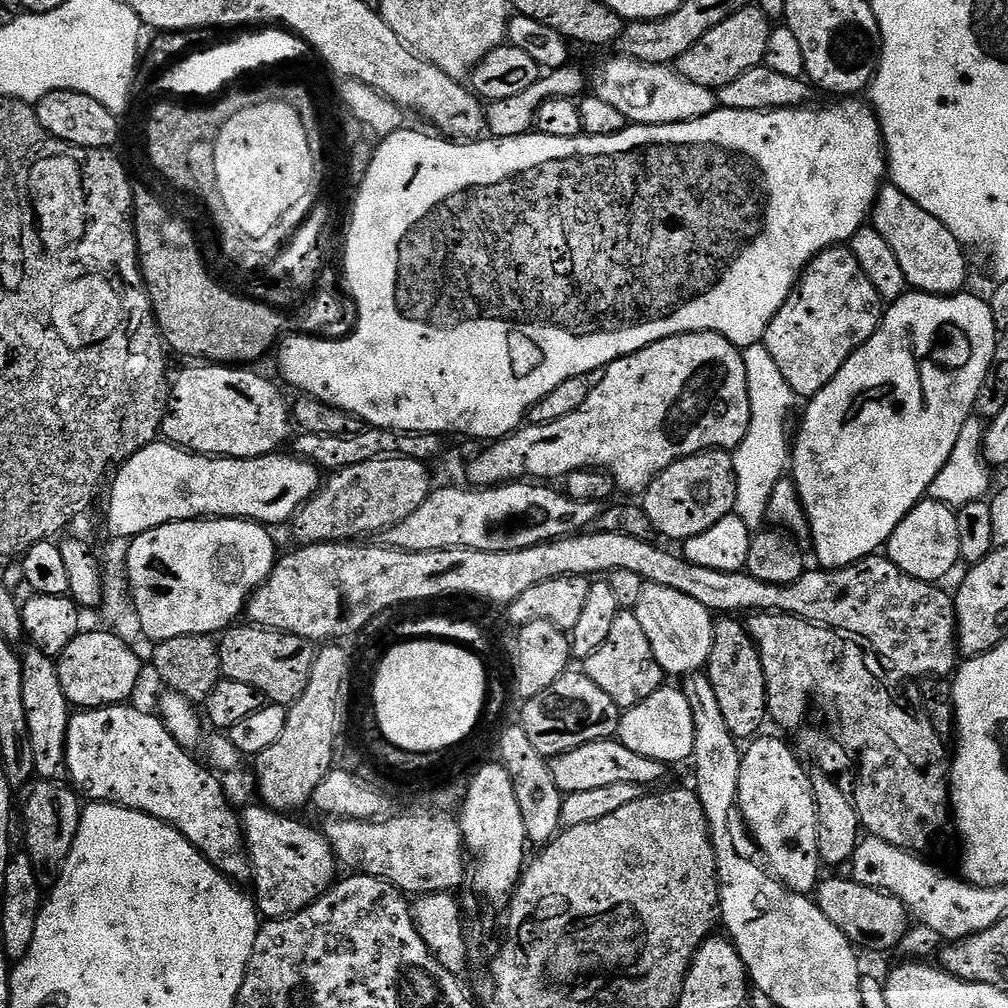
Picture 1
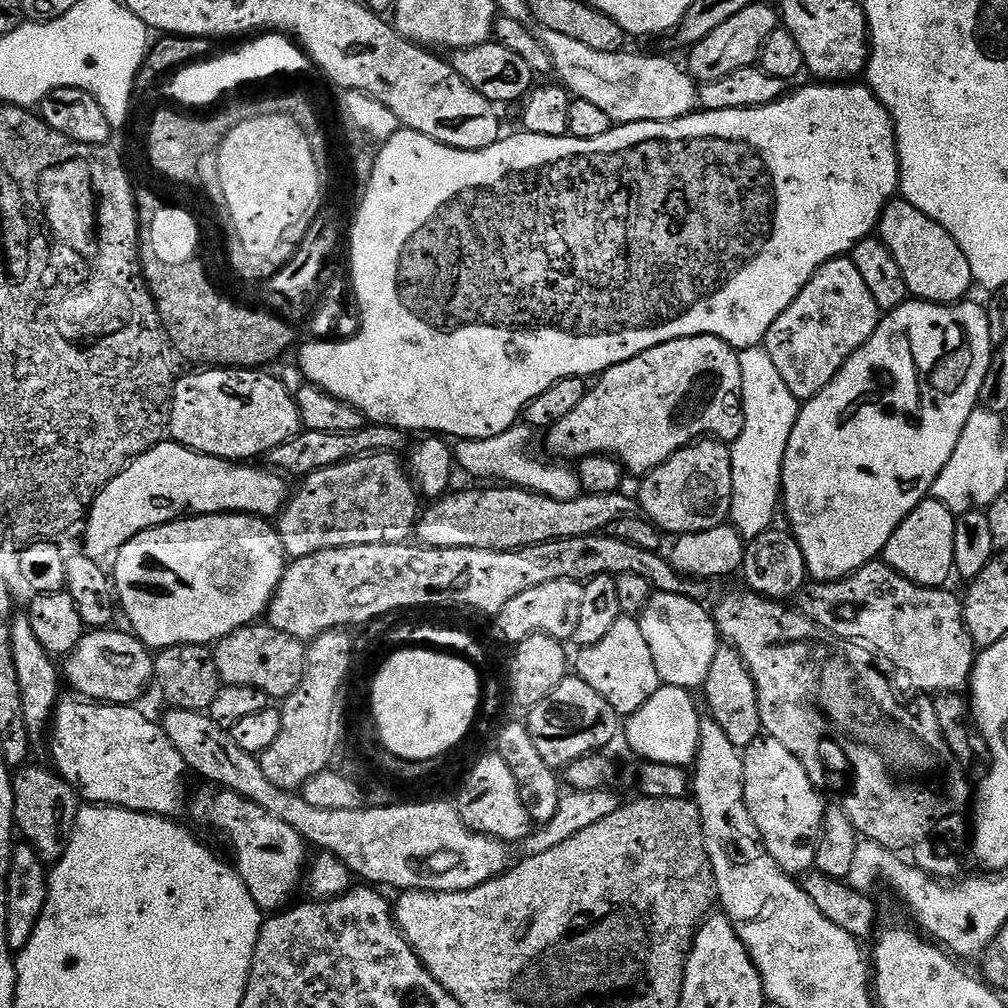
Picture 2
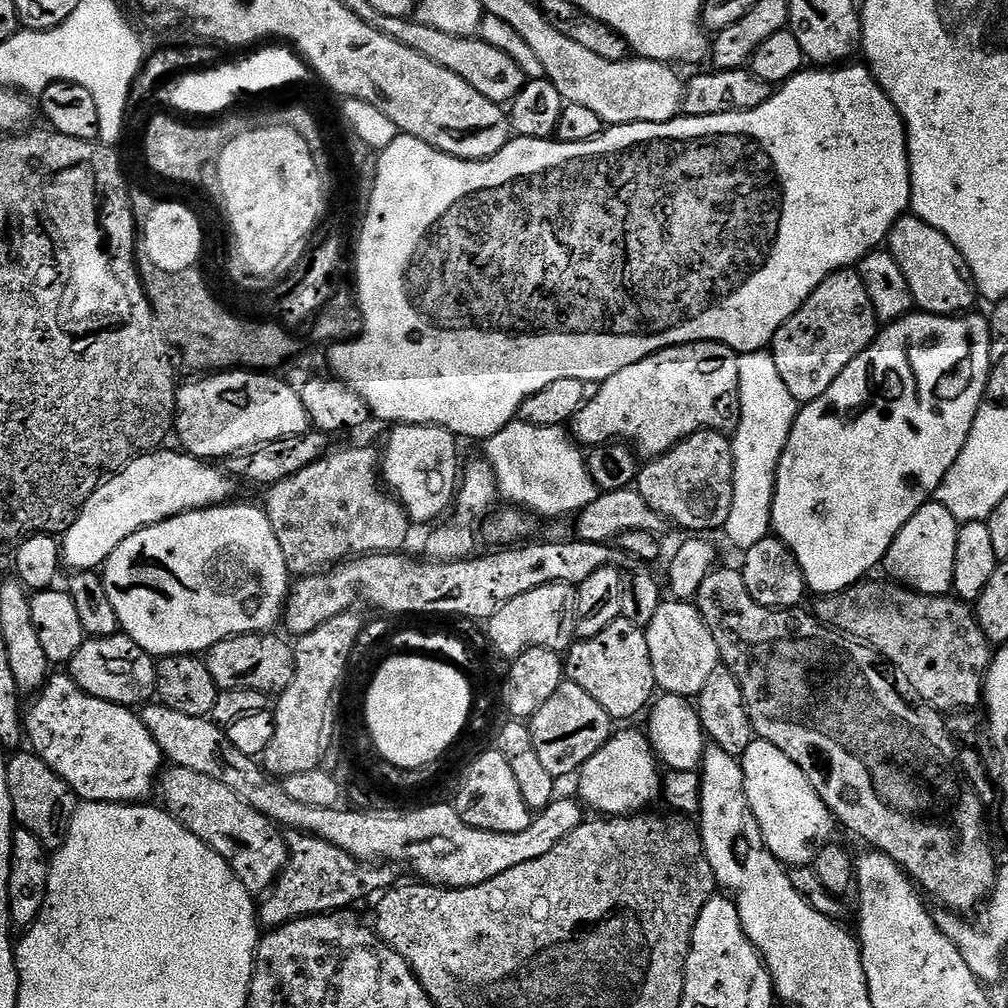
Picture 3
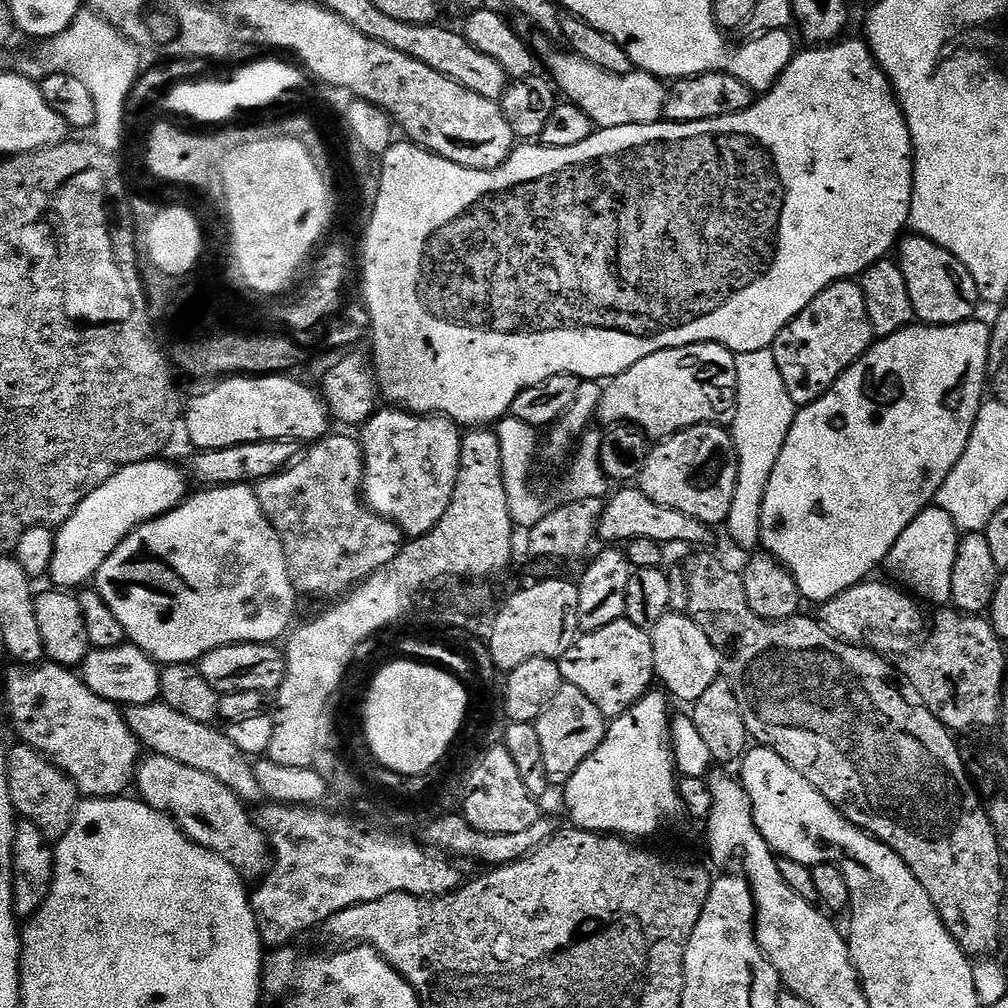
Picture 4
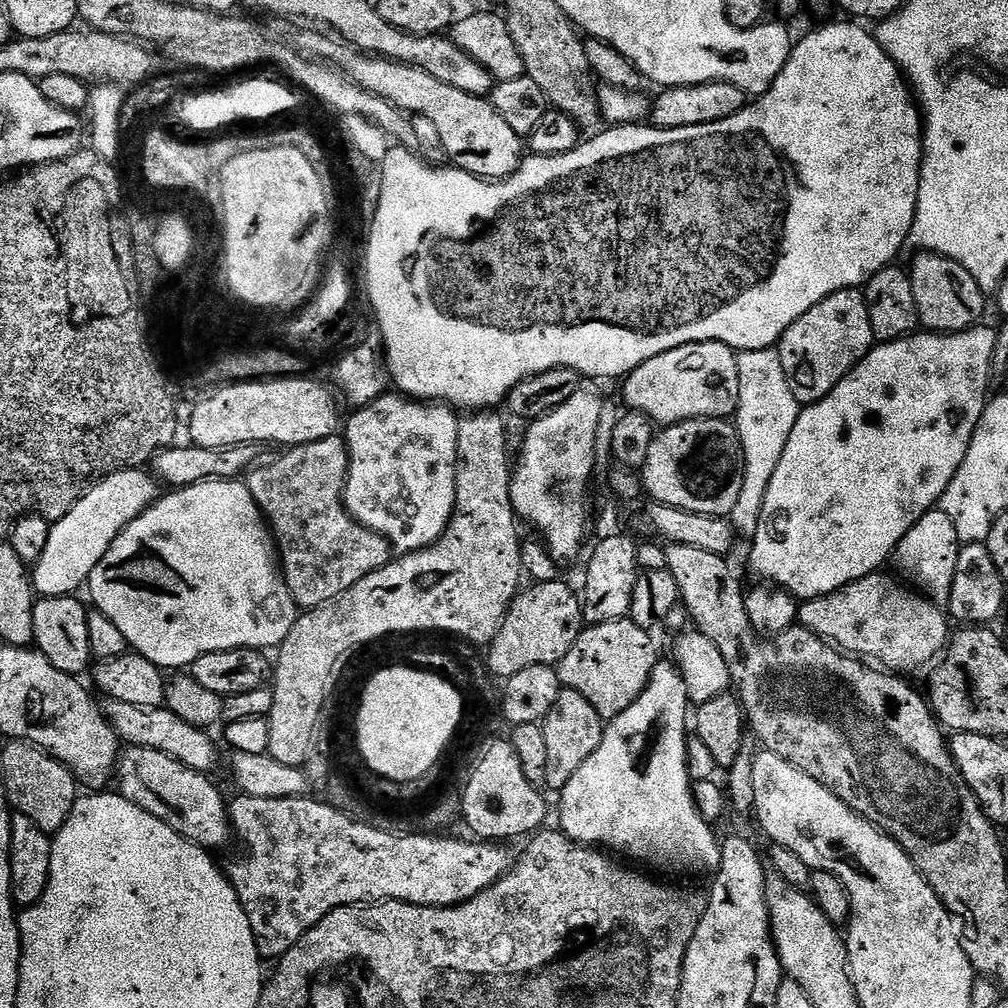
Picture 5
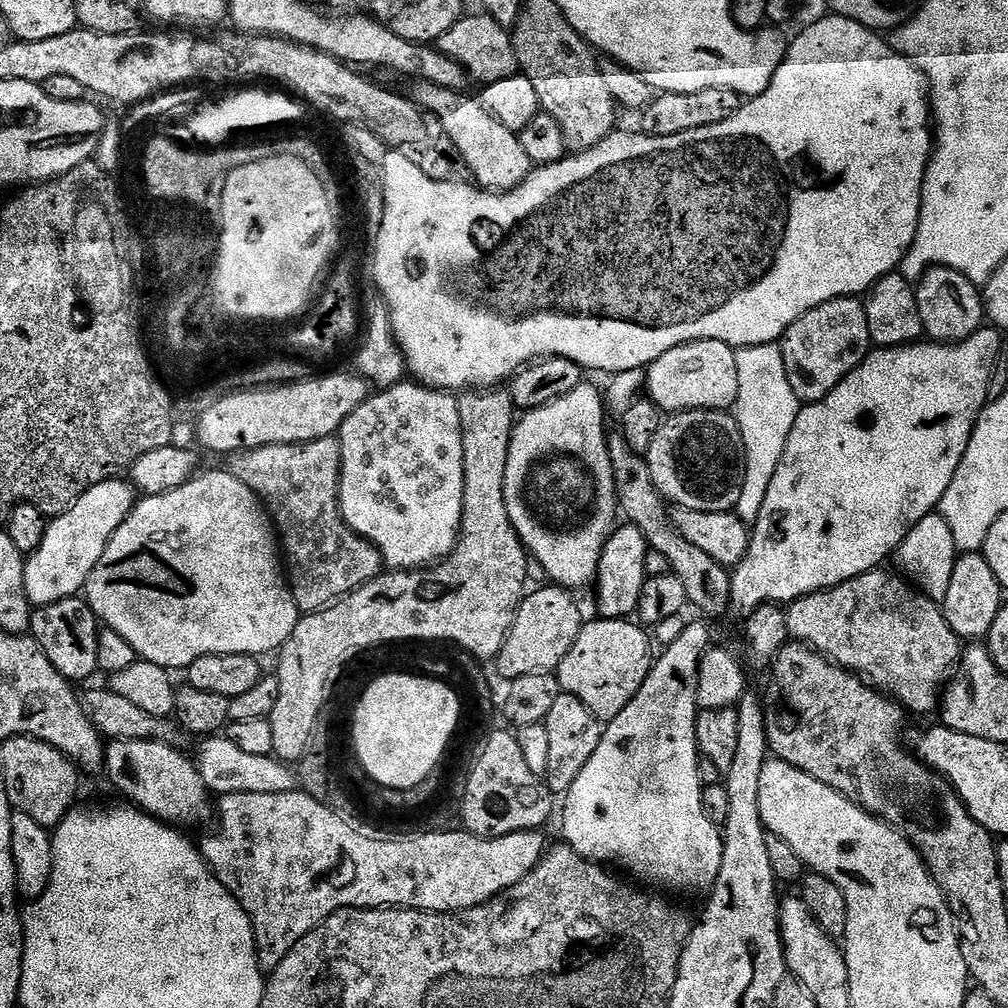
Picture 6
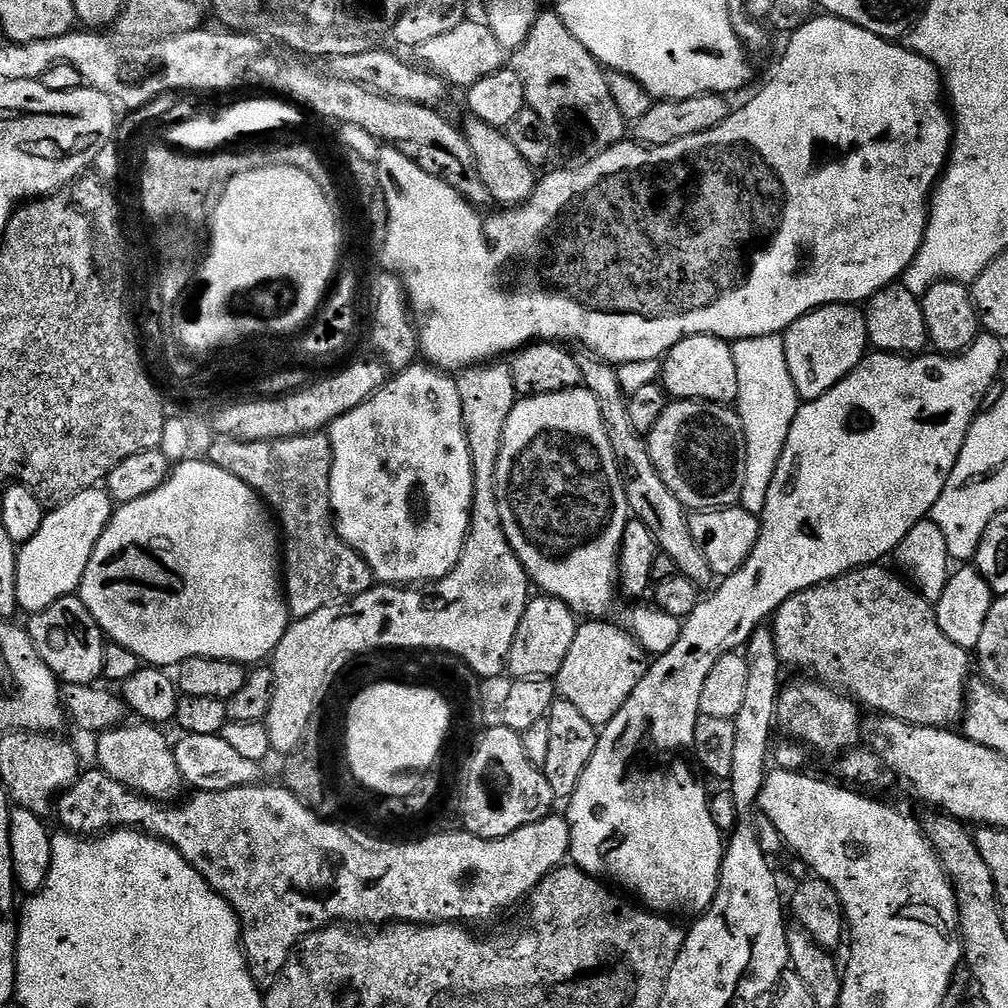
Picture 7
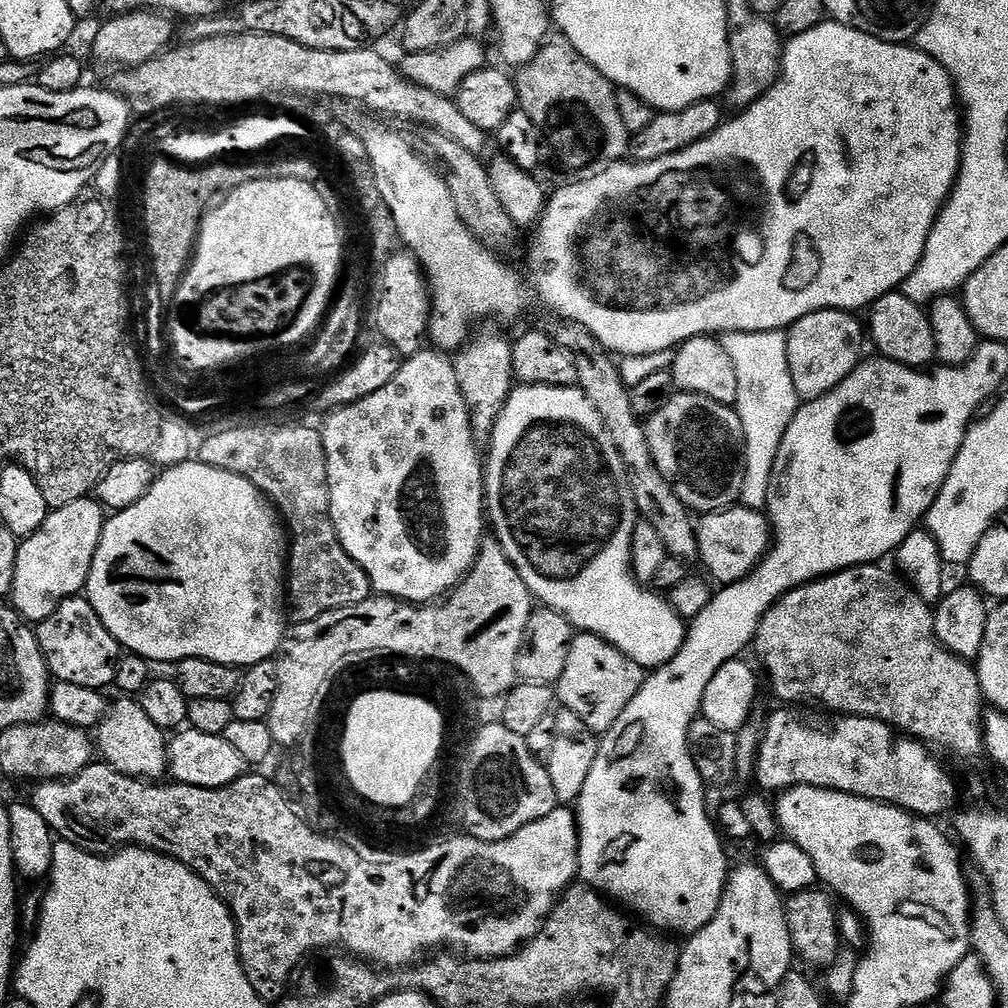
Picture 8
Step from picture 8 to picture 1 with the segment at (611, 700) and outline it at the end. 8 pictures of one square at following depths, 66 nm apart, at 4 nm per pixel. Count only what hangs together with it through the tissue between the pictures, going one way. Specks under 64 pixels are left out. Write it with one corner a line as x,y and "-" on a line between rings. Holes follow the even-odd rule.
621,610
618,618
614,618
614,627
610,634
590,658
582,662
582,671
585,676
599,686
605,694
610,694
614,702
622,710
634,707
650,698
659,688
665,687
666,674
662,666
658,666
658,658
654,658
654,650
650,650
650,638
646,638
639,624
635,611

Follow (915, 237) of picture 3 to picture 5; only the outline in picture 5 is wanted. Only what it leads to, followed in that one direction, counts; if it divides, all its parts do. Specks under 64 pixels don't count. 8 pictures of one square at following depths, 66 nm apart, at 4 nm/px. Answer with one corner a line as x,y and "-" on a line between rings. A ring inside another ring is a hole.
916,252
913,257
910,275
921,325
932,334
965,332
968,328
977,327
983,321
980,319
984,316
986,294
980,289
978,282
974,282
970,270
933,252

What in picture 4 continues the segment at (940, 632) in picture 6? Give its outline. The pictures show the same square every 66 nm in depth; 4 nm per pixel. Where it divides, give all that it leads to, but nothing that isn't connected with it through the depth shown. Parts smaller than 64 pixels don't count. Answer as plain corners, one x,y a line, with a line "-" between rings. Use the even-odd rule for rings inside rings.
869,578
819,605
818,619
823,624
824,631
836,639
857,646
871,646
881,653
888,654
891,648
899,646
903,636
925,631
924,616
920,613
921,605
905,589
892,582
883,584
876,579

